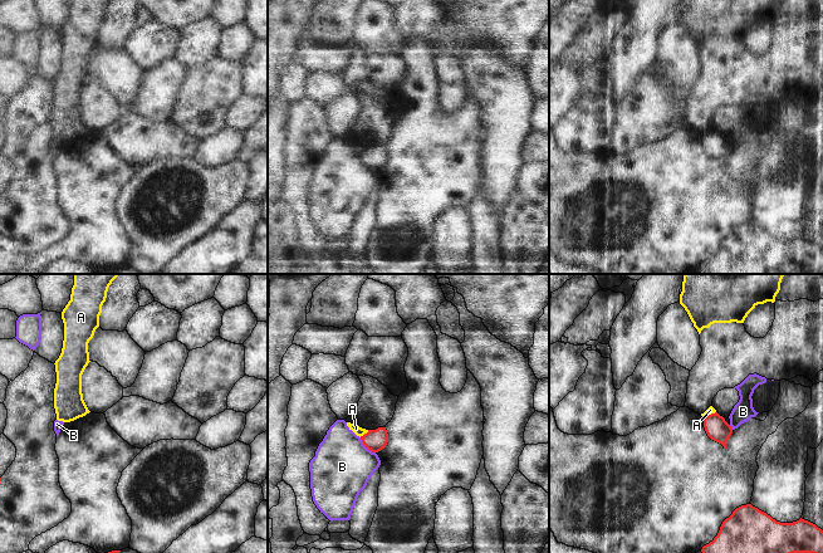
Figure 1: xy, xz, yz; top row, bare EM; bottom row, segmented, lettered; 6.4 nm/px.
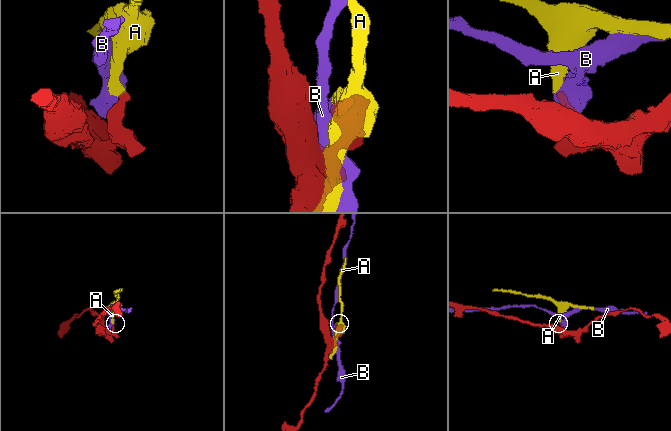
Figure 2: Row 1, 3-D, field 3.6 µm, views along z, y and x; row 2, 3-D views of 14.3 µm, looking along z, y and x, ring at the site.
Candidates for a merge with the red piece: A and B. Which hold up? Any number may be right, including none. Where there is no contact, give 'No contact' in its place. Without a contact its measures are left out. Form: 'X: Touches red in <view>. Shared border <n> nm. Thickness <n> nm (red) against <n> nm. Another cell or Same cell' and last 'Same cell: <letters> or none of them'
A: Touches red in xz. Shared border 80 nm. Thickness 140 nm (red) against 60 nm. Another cell
B: Touches red in xz. Shared border 140 nm. Thickness 140 nm (red) against 380 nm. Another cell
Same cell: none of them.

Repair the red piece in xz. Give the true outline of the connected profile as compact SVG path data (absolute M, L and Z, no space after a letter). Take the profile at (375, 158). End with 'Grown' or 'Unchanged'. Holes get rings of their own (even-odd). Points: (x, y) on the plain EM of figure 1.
M378 146L376 148L368 148L367 152L361 155L363 163L372 171L378 171L386 166L388 161L388 152L386 146Z. Unchanged.

